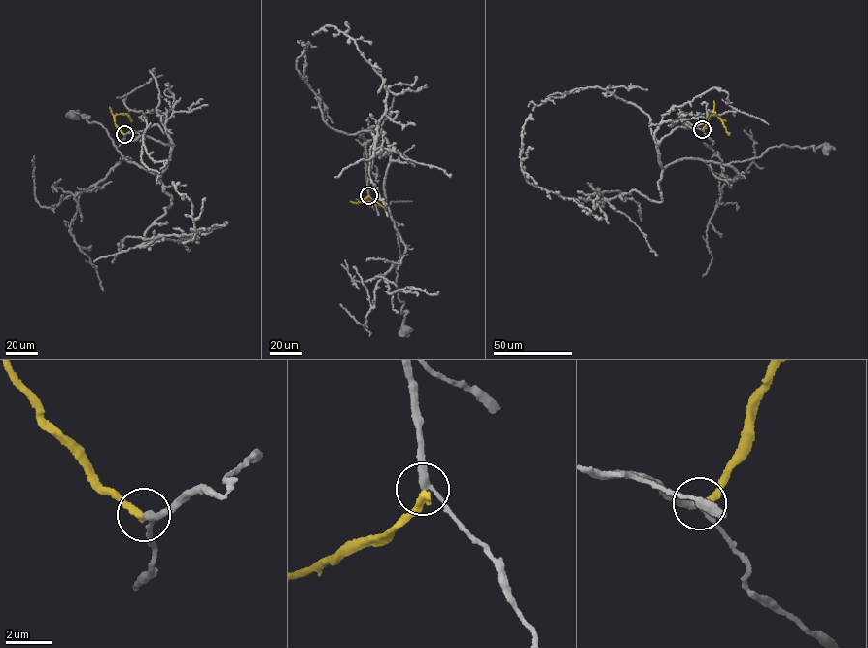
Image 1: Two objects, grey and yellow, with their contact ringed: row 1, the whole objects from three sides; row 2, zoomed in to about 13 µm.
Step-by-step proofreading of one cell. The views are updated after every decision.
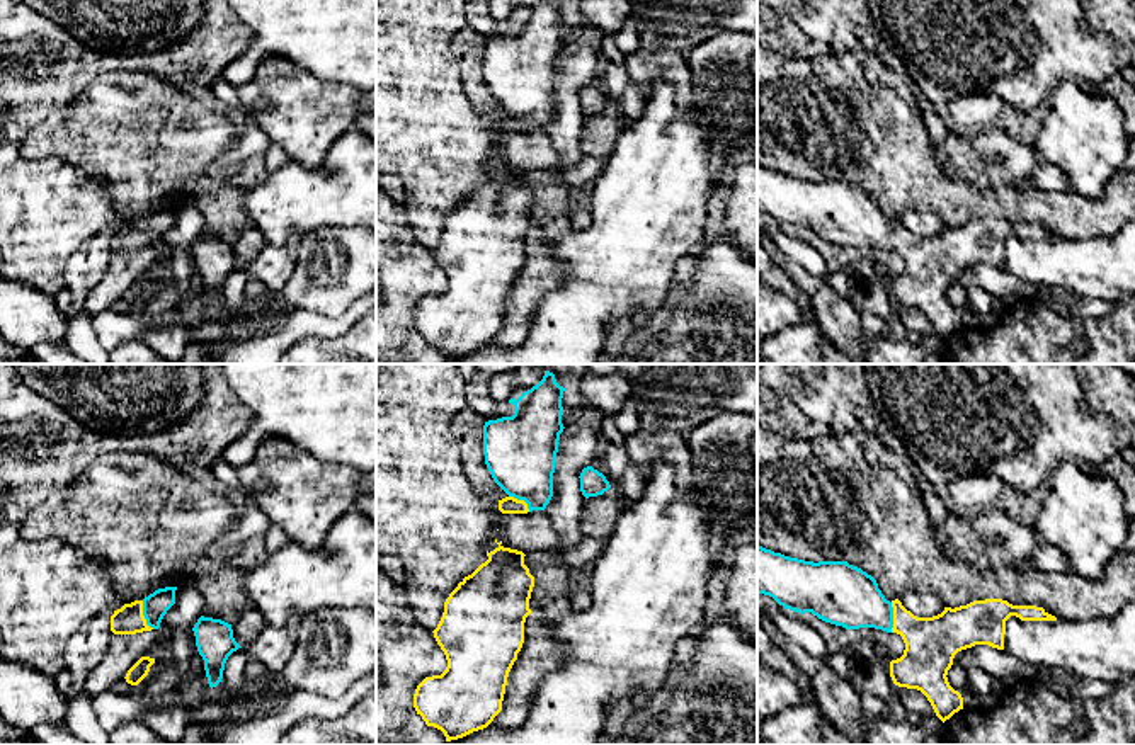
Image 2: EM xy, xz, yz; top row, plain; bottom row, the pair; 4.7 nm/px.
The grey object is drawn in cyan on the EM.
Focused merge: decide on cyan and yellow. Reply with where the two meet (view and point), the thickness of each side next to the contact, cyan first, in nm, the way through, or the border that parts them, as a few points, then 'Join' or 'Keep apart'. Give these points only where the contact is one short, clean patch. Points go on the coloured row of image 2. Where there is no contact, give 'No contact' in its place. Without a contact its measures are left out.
Touches cyan at xy (143, 614). Thickness 120 nm (cyan) against 140 nm. Path across: xy (155, 606), (143, 614), (128, 619). Join

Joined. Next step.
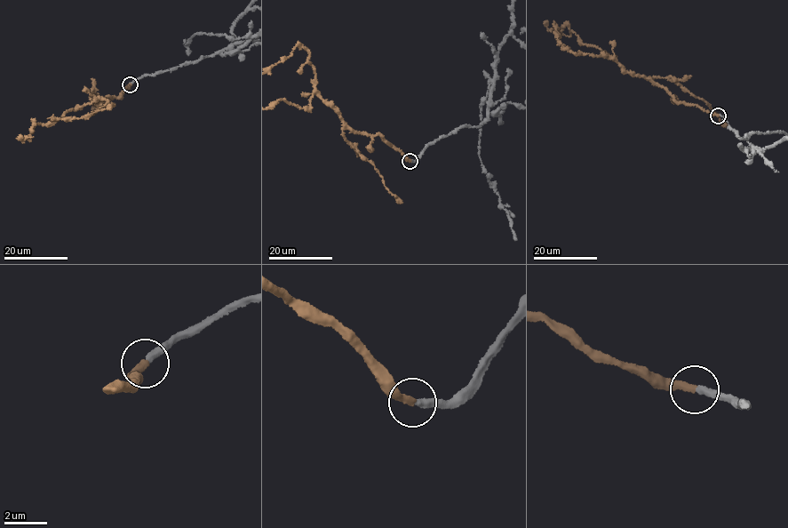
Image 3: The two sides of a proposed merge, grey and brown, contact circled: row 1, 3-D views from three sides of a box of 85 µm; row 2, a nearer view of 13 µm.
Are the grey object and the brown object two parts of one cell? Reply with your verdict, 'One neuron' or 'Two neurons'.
One neuron

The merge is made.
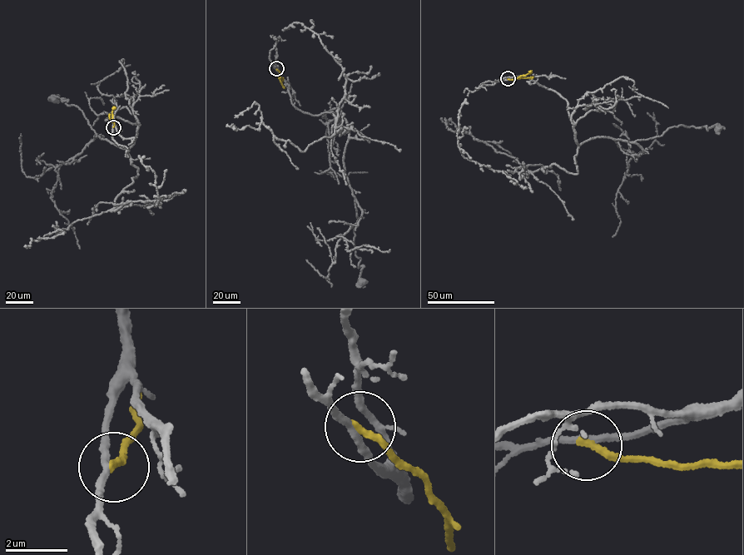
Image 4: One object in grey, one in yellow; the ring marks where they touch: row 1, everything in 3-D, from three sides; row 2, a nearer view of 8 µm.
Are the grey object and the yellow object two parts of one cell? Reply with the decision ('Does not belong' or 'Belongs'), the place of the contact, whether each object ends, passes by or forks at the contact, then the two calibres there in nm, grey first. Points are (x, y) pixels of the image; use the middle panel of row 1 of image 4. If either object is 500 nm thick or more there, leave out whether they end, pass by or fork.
Does not belong. Place: (276, 68). At the ring grey passes by. At the ring yellow ends. Thickness 200 nm (grey) against 240 nm

